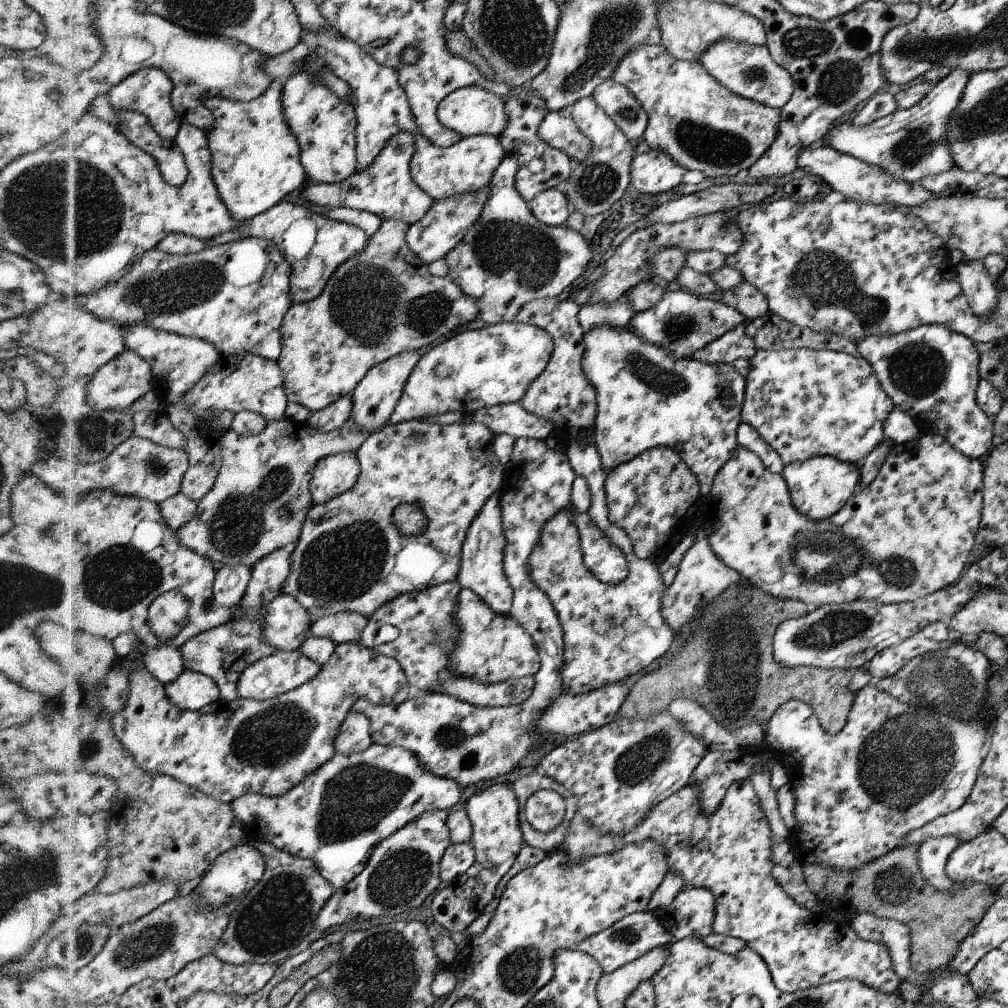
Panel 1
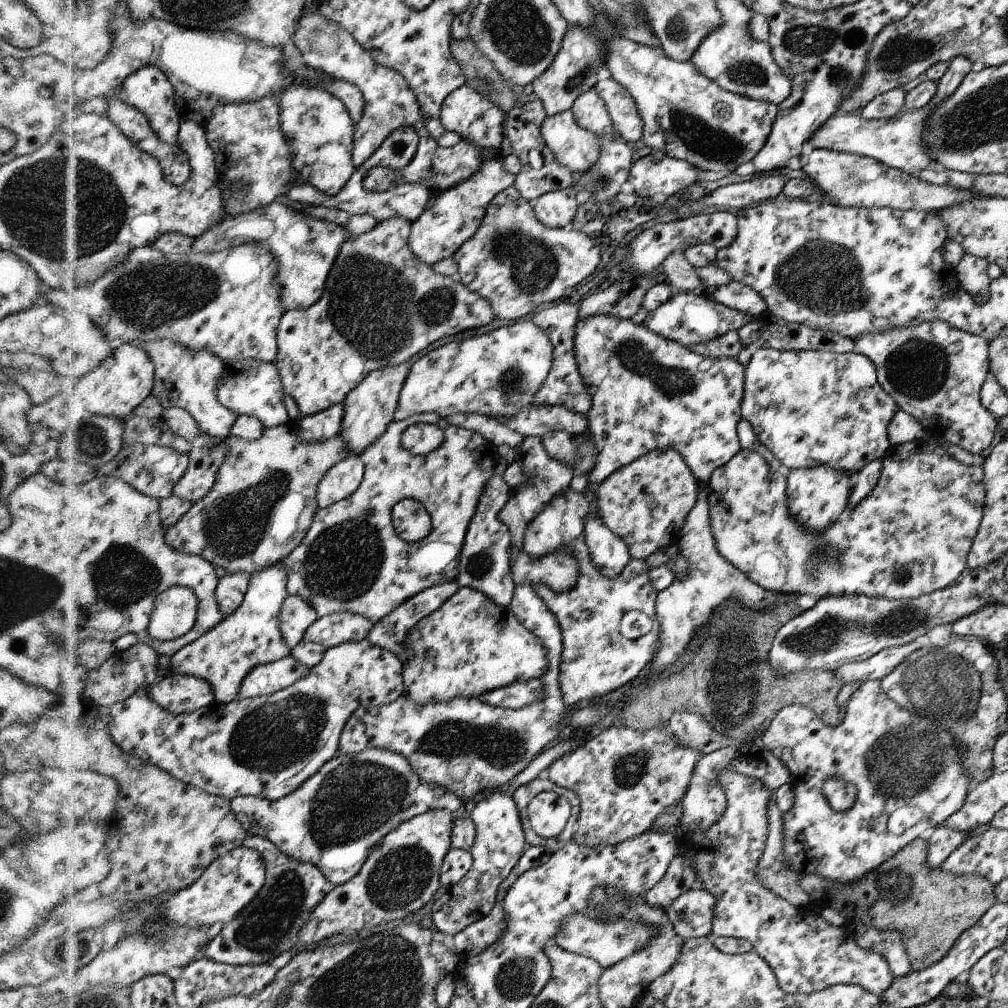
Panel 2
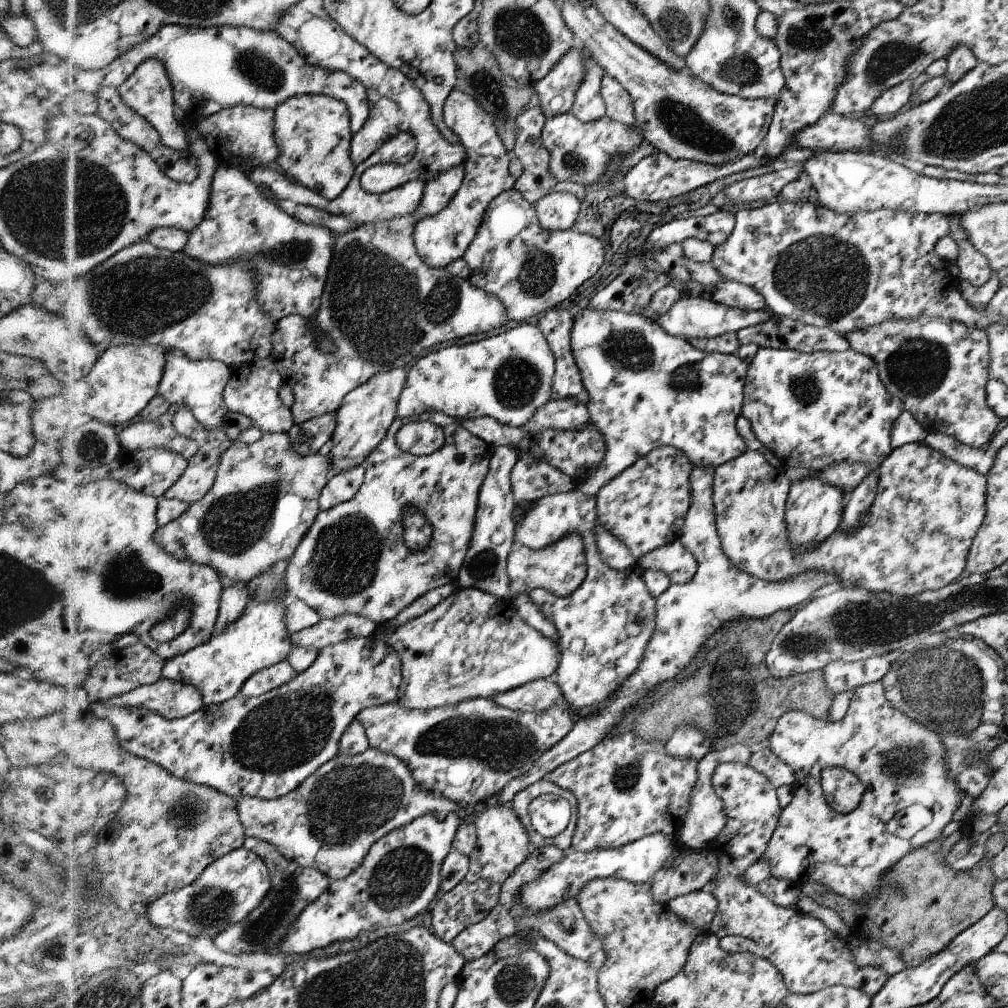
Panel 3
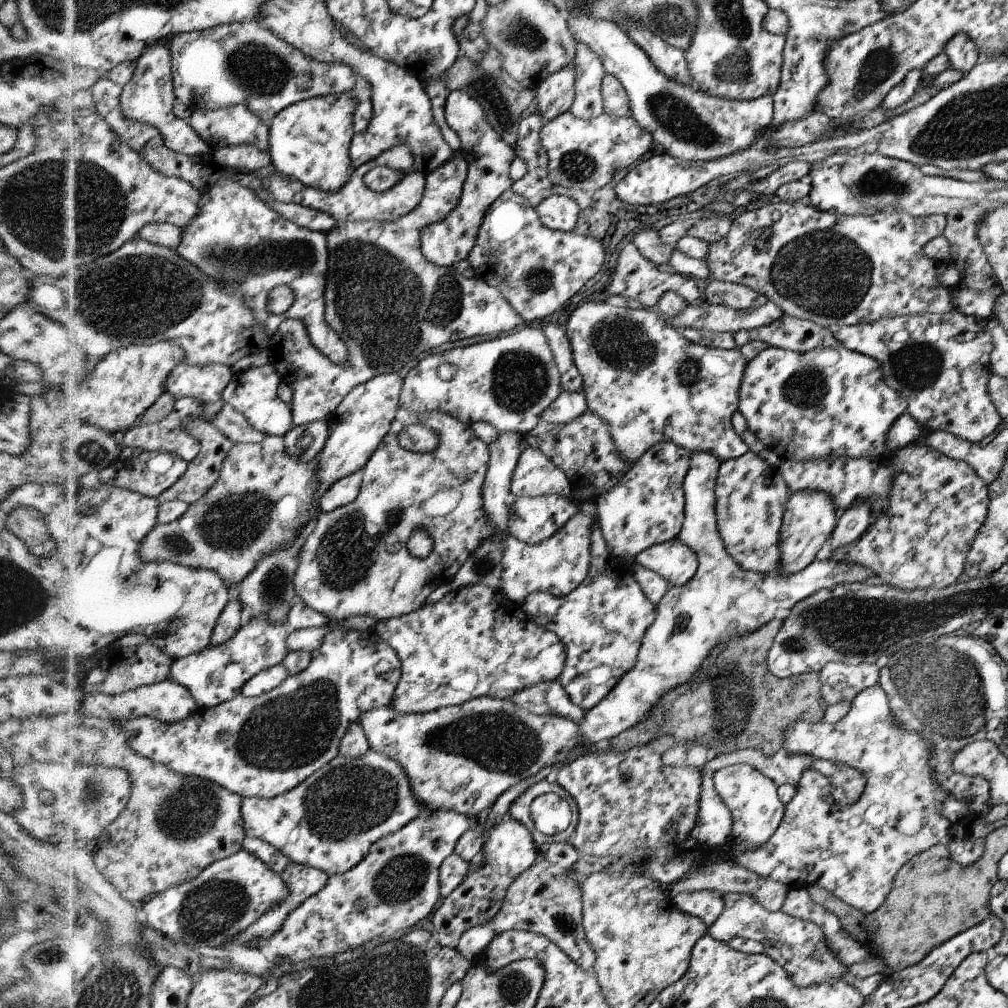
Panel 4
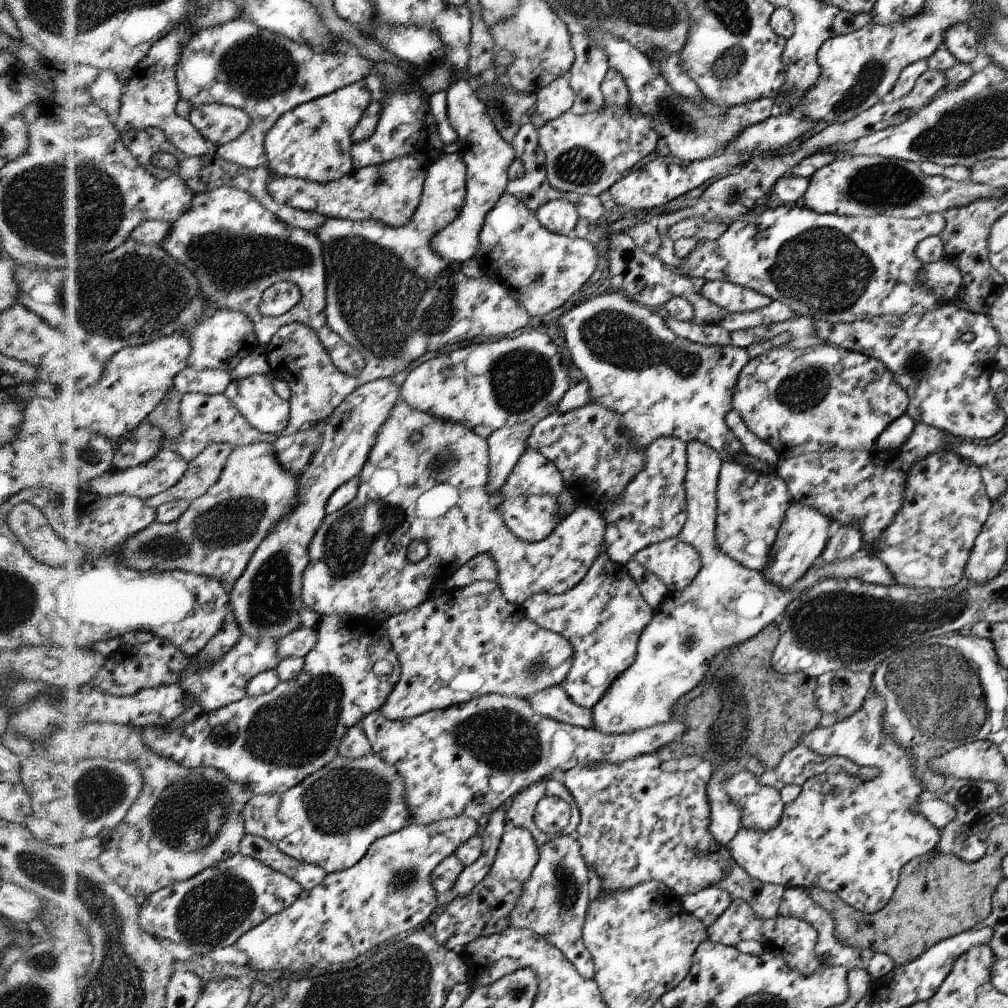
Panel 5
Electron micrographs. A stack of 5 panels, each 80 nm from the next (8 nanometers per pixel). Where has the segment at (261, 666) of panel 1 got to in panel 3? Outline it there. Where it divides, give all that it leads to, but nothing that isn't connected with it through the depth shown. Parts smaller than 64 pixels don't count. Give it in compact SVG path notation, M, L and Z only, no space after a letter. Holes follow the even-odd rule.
M288 660L283 661L279 664L264 668L259 673L255 673L245 682L241 693L246 697L258 697L291 682L291 679L298 674Z

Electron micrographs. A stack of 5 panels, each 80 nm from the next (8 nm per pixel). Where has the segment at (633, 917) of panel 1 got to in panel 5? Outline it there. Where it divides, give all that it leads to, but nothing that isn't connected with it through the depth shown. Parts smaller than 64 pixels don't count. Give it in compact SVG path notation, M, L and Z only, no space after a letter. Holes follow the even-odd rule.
M558 834L539 848L539 860L530 877L524 883L516 908L510 913L511 927L533 930L548 940L575 967L581 978L592 979L592 957L583 941L583 926L588 910L587 880L589 867L580 853L580 845L574 835Z

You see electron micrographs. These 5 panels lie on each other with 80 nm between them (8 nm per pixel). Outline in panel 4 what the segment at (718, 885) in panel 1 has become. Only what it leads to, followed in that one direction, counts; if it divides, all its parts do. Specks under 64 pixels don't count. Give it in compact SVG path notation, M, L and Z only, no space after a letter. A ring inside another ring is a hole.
M748 764L729 765L717 769L712 776L713 793L719 796L732 816L729 844L733 851L756 849L776 832L783 820L784 803L776 794L776 783ZM724 893L722 896L723 910L713 924L707 926L707 934L719 942L727 943L735 937L751 939L763 945L763 953L780 963L787 971L789 978L797 987L821 984L843 977L861 995L871 995L883 980L883 973L867 978L848 976L848 967L840 962L828 949L827 940L823 938L822 930L811 921L804 921L788 915L779 909L771 912L763 908L763 904L751 895L743 893Z

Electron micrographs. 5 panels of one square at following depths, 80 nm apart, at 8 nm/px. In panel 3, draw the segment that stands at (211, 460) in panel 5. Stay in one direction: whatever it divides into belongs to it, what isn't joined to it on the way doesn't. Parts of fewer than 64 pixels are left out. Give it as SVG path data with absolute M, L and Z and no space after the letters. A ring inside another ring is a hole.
M182 409L174 415L174 425L177 432L191 437L198 442L199 450L197 454L189 461L188 469L185 474L164 494L167 499L179 499L187 501L190 504L200 501L216 484L216 478L219 476L220 464L223 456L228 452L228 448L233 444L225 429L211 430L203 426L197 417L189 409Z

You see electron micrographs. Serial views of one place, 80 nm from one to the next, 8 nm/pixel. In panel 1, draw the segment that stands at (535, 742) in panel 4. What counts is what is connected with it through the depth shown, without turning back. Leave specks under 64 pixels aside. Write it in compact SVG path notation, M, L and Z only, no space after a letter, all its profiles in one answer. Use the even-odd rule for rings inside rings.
M519 437L515 439L511 461L503 466L500 494L500 518L506 538L504 570L512 587L513 597L509 616L537 642L541 658L540 668L532 677L535 686L531 696L520 705L508 707L476 707L463 699L436 692L413 694L388 709L360 698L351 708L363 713L370 721L373 743L404 747L416 755L424 771L445 777L461 785L479 785L497 776L518 772L521 760L533 746L542 742L536 727L546 709L563 692L560 668L564 642L557 615L545 593L530 578L526 562L537 544L544 522L561 509L571 505L571 486L576 478L565 453L551 450L544 439Z

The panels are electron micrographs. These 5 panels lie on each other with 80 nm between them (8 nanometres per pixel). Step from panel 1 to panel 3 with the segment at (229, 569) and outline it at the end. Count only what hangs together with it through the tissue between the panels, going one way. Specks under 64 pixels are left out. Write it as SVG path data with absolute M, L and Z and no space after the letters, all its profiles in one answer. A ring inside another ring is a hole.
M245 583L241 589L230 586L224 589L222 595L222 604L220 606L220 617L216 622L216 629L214 634L220 635L227 630L234 622L237 622L248 608L250 601L249 584Z

